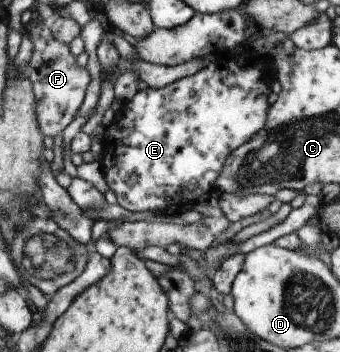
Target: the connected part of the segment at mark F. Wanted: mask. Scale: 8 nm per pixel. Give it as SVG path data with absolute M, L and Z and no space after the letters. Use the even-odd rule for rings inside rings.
M38 22L25 30L33 45L32 56L26 64L24 75L30 82L34 96L34 116L36 116L38 130L42 136L53 137L61 134L72 121L72 116L79 109L90 80L84 66L78 66L74 56L70 54L68 45L54 40L46 23Z

